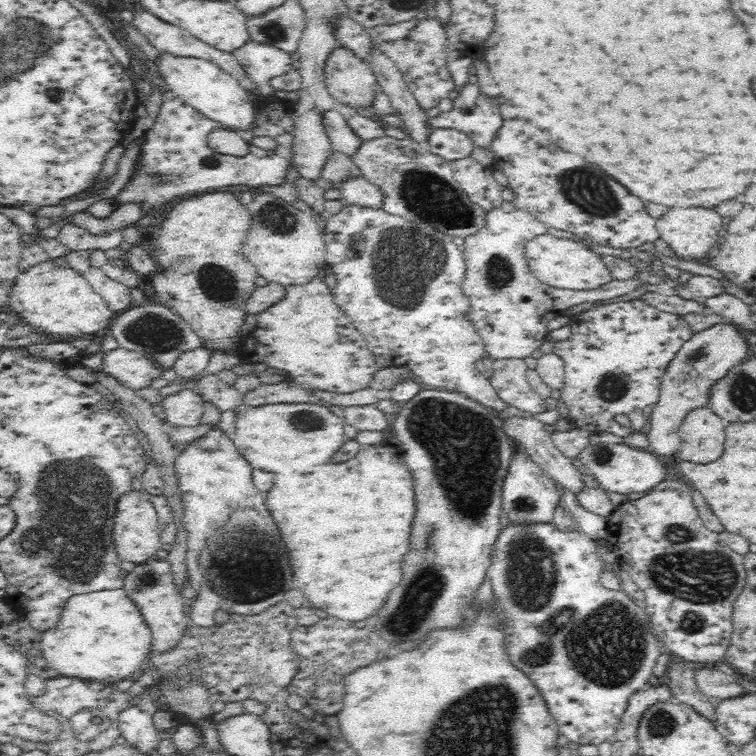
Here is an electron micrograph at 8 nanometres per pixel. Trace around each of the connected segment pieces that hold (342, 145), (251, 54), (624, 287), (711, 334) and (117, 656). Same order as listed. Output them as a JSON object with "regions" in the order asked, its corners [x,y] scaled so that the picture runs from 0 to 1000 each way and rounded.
{"regions":[[[[442,144],[423,146],[421,152],[423,152],[423,163],[431,169],[431,177],[442,200],[459,205],[468,201],[468,196],[476,190],[478,185],[463,173],[456,156],[450,153],[450,148],[442,148]]],[[[331,53],[325,58],[306,66],[304,71],[321,87],[323,94],[339,111],[347,131],[357,131],[362,119],[354,112],[357,103],[384,97],[386,77],[376,67]]],[[[672,266],[642,283],[638,302],[615,306],[611,332],[619,351],[619,365],[614,384],[623,397],[623,422],[643,454],[647,478],[709,470],[712,459],[725,448],[725,426],[735,418],[753,417],[782,402],[829,394],[854,378],[848,364],[831,370],[812,370],[796,384],[759,385],[717,374],[700,357],[696,324],[708,312],[725,306],[726,302],[705,283],[685,278]]],[[[963,427],[946,429],[917,442],[878,487],[869,532],[862,537],[857,579],[860,597],[892,606],[901,589],[898,563],[915,542],[938,540],[940,513],[995,466],[995,451]]],[[[159,775],[95,788],[90,799],[85,802],[74,828],[61,831],[49,839],[56,870],[82,896],[153,905],[159,898],[179,896],[194,889],[193,881],[198,869],[196,828],[190,825],[190,819],[185,817],[185,808],[180,807],[175,792],[169,791],[167,782]]]]}

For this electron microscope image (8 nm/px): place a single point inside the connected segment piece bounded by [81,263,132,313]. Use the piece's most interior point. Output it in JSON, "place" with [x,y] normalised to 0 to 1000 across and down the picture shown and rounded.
{"place":[155,392]}

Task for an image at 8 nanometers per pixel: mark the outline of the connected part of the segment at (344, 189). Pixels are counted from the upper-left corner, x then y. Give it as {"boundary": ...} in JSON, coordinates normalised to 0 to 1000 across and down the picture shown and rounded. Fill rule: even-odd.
{"boundary":[[[471,229],[446,245],[450,250],[450,257],[452,257],[451,267],[455,272],[474,271],[496,274],[497,276],[504,275],[505,253],[495,242],[474,233]]]}

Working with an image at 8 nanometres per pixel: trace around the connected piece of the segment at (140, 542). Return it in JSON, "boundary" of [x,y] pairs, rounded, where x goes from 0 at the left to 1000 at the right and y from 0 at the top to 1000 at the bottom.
{"boundary":[[[192,646],[169,648],[153,661],[151,693],[148,696],[148,717],[153,735],[160,742],[177,743],[180,747],[204,739],[205,731],[216,725],[209,700],[206,675],[198,664],[198,653]]]}

